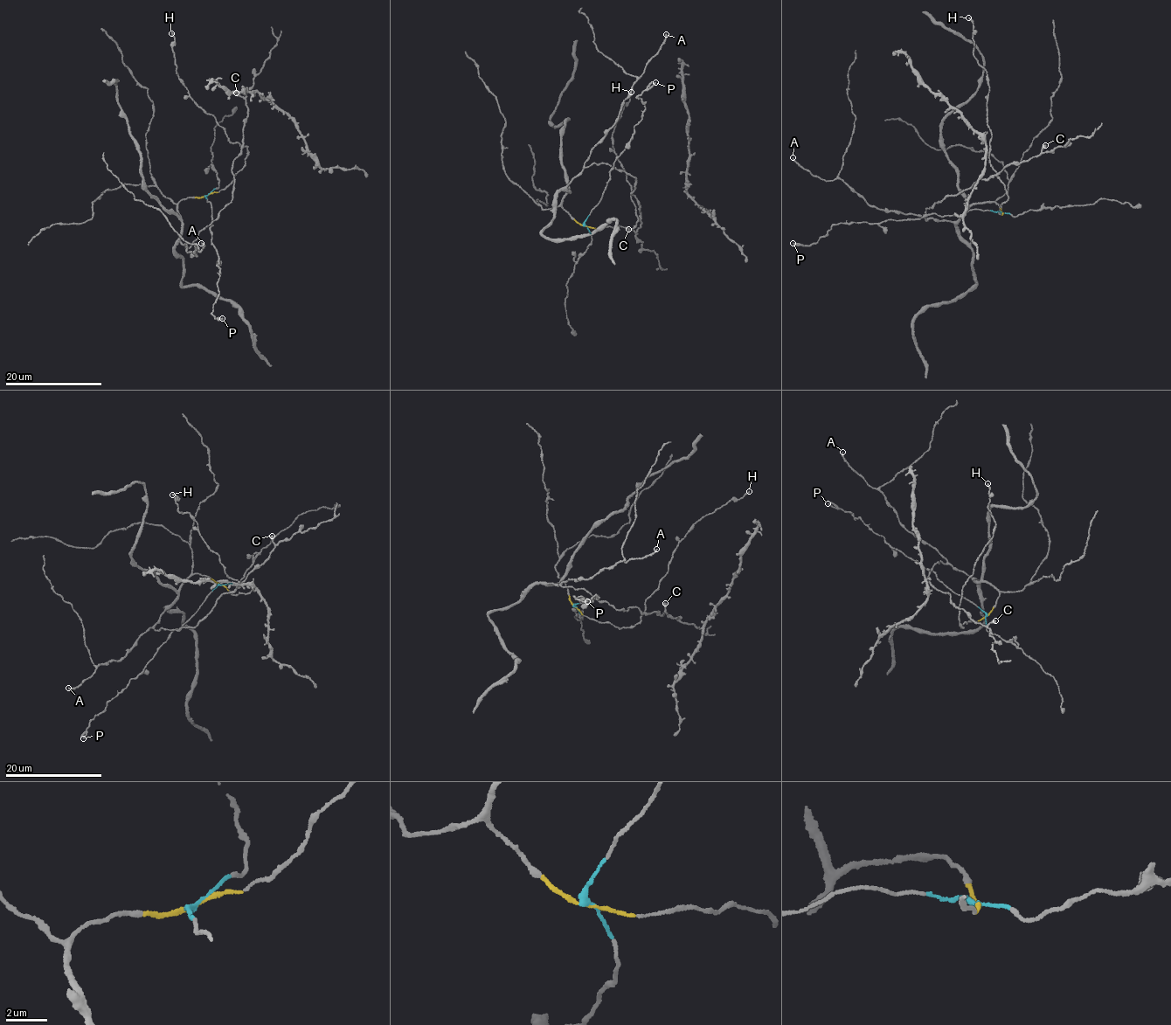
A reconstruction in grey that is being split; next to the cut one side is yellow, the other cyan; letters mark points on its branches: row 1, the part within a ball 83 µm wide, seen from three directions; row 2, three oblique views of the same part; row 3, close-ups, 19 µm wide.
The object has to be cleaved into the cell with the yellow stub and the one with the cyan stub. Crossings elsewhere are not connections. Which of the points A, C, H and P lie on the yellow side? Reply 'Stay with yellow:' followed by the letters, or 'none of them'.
Stay with yellow: A, C, H

